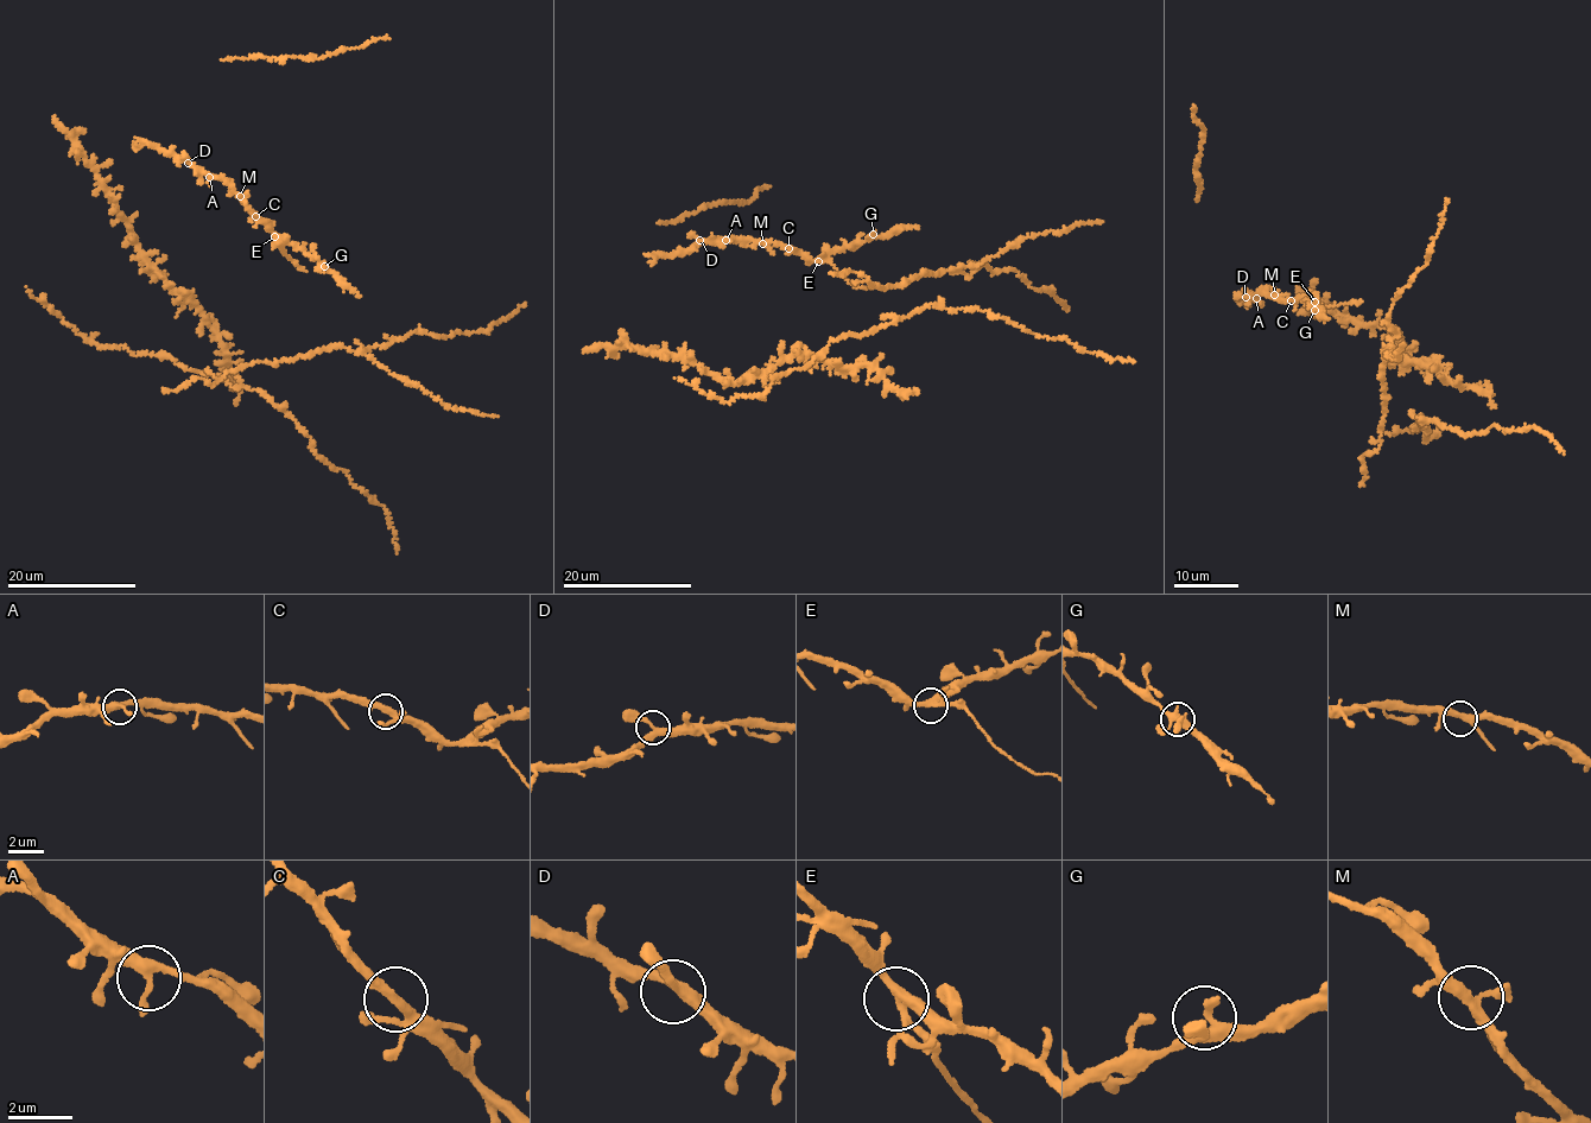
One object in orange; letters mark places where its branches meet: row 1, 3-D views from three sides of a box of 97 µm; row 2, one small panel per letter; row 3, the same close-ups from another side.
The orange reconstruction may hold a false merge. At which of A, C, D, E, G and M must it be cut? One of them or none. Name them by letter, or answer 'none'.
E

